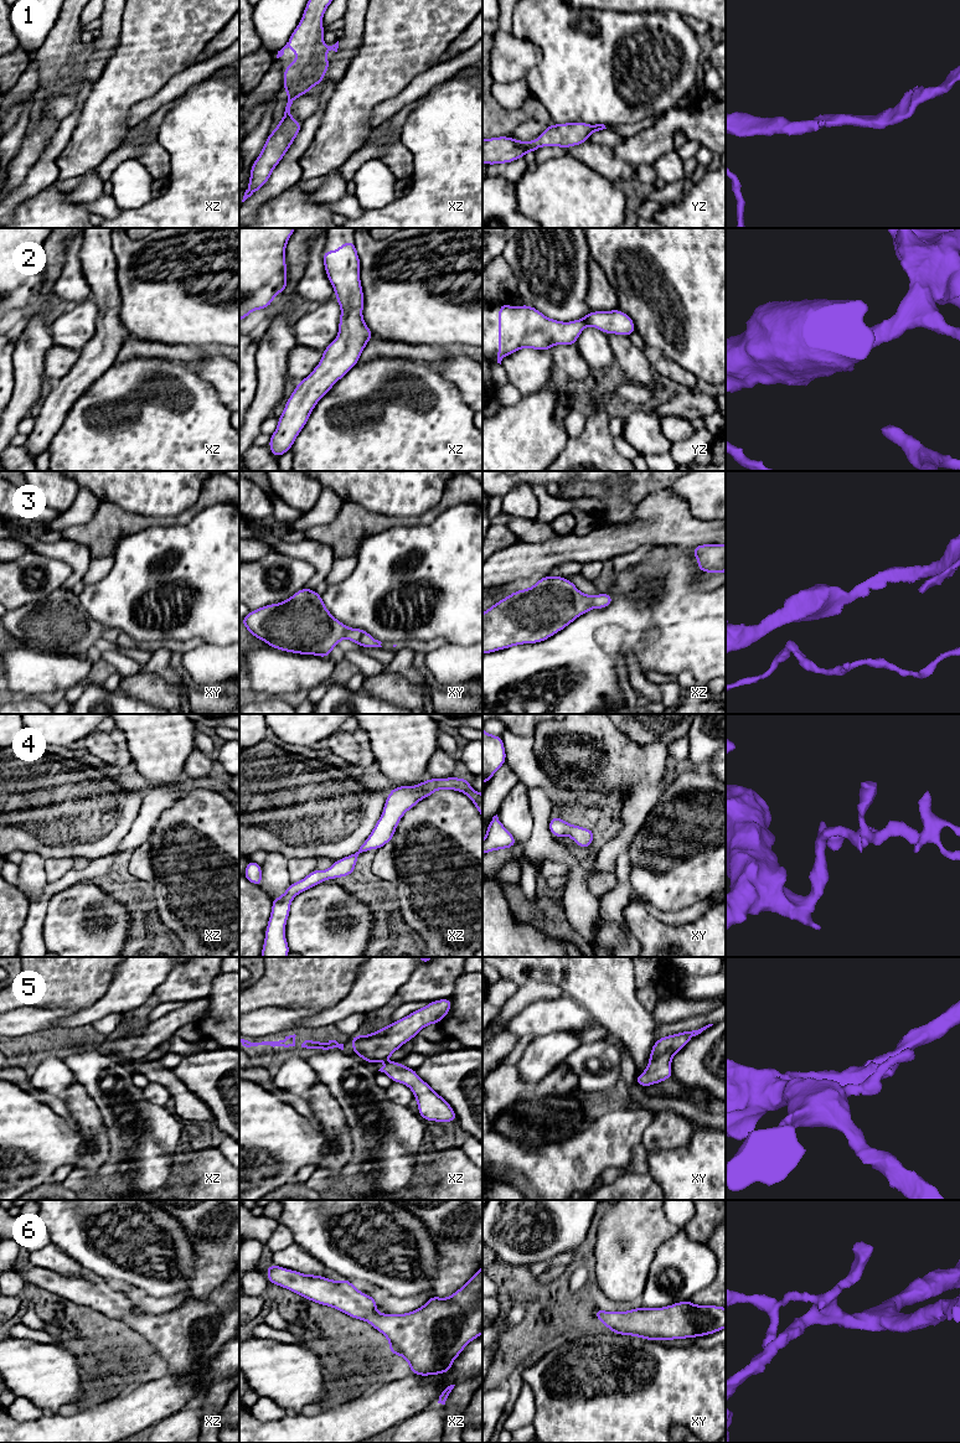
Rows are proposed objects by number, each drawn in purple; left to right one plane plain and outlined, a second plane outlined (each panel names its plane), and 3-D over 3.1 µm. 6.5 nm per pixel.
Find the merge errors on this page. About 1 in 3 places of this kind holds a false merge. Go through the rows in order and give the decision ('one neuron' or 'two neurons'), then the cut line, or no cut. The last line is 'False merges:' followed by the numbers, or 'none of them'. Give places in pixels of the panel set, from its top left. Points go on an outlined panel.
1: one neuron | no cut
2: one neuron | no cut
3: one neuron | no cut
4: one neuron | no cut
5: one neuron | no cut
6: one neuron | no cut
False merges: none of them

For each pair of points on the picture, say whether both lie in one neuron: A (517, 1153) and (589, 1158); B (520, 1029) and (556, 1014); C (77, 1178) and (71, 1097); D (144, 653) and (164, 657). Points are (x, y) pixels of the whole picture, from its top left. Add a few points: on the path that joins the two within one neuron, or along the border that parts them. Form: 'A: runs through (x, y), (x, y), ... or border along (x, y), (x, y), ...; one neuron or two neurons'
A: runs through (535, 1159), (572, 1159); one neuron
B: runs through (528, 1022), (547, 1015); one neuron
C: border along (104, 1162), (94, 1169), (75, 1167); two neurons
D: border along (151, 647), (149, 660), (142, 666); two neurons

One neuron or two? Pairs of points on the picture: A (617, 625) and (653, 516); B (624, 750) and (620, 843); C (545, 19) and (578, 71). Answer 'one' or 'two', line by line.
A: two
B: one
C: one

